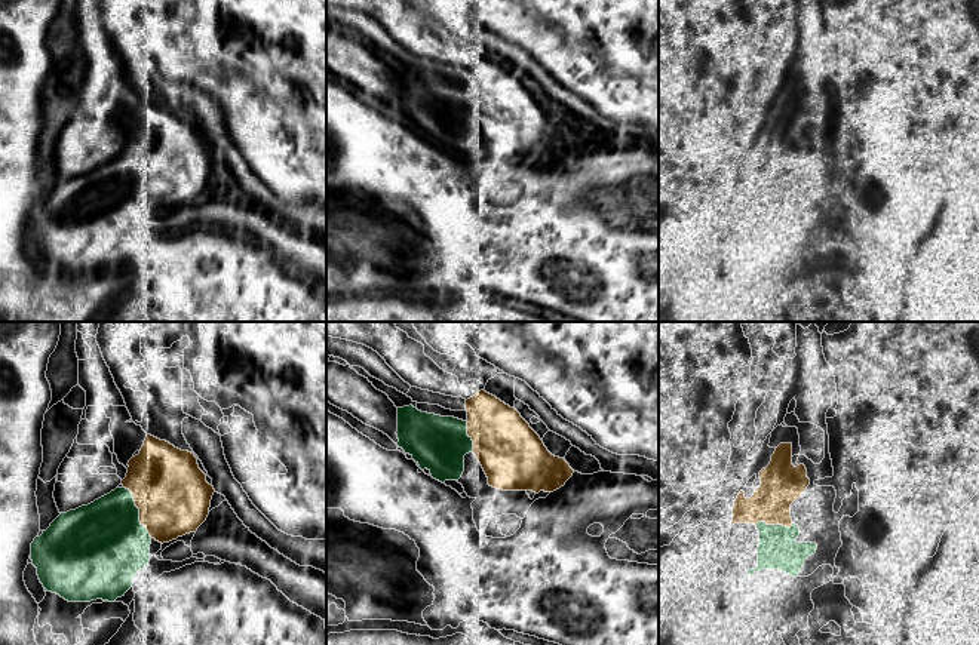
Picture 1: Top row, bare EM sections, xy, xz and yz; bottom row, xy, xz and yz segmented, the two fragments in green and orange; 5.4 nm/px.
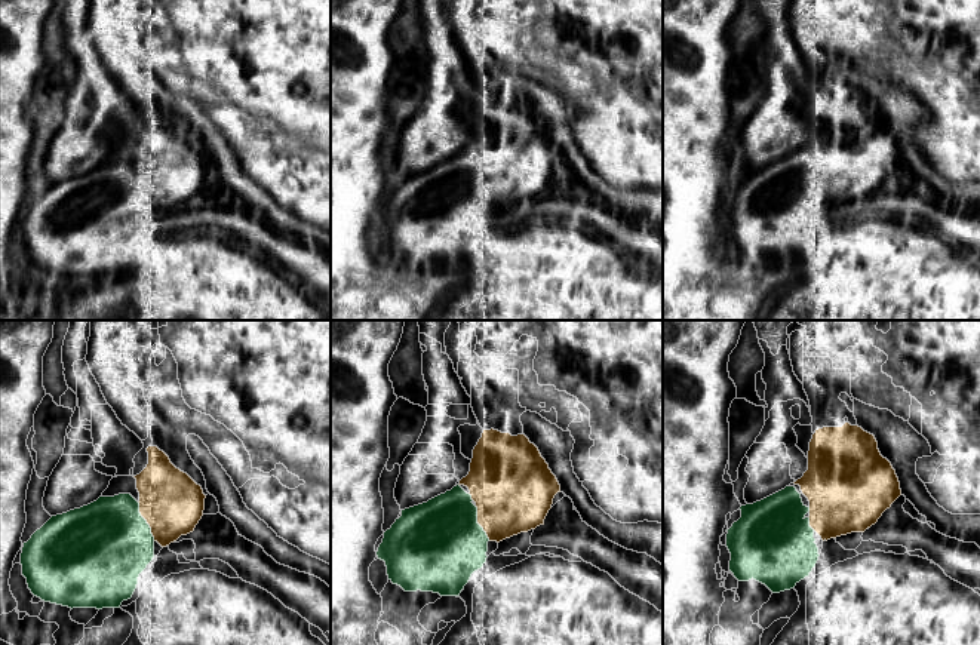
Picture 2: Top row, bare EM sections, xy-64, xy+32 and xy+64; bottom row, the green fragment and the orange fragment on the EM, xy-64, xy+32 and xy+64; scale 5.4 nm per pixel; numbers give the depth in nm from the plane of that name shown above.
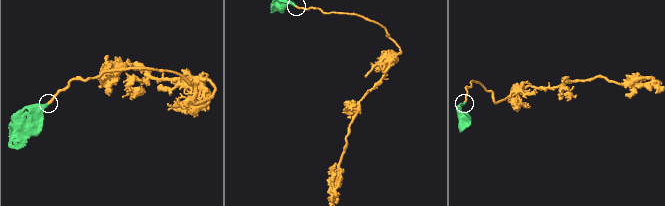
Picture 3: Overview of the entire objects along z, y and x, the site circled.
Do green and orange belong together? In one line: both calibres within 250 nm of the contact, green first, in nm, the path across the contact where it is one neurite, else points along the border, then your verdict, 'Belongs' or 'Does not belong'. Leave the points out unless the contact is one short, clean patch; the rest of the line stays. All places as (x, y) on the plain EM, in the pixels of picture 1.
Thickness 460 nm (green) against 400 nm. Belongs

